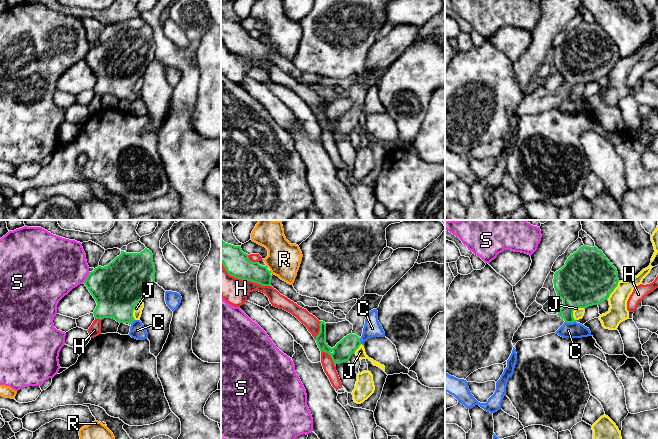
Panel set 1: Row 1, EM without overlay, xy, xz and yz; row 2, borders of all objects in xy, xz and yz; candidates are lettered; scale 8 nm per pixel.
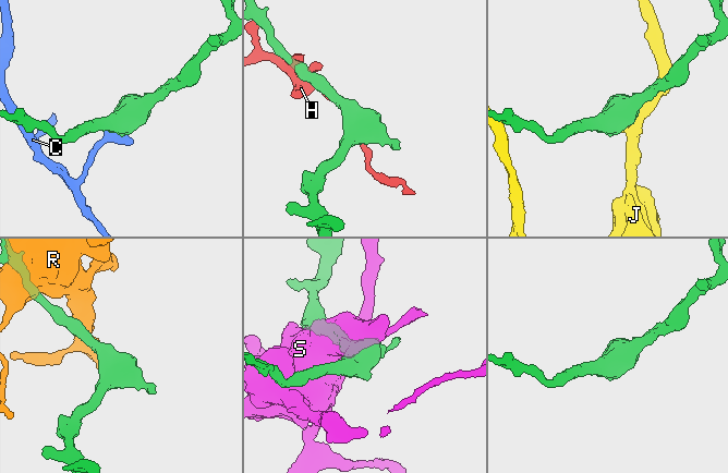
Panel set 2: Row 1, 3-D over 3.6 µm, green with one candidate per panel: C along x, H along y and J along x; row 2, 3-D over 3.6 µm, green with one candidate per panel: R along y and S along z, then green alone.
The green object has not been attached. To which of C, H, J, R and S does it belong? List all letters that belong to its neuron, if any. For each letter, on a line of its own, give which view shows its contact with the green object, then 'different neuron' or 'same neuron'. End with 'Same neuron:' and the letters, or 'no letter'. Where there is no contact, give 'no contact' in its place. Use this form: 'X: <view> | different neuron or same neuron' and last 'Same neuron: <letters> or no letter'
C: yz | different neuron
H: xz | different neuron
J: xy | different neuron
R: no contact | different neuron
S: xy | different neuron
Same neuron: no letter

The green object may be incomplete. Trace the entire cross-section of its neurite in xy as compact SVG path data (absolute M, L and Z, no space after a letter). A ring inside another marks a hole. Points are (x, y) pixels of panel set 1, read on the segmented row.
M145 248L140 253L121 251L107 266L98 266L89 272L84 284L95 299L97 306L93 312L96 319L112 318L119 323L132 324L133 311L146 291L155 283L155 266L152 252Z

